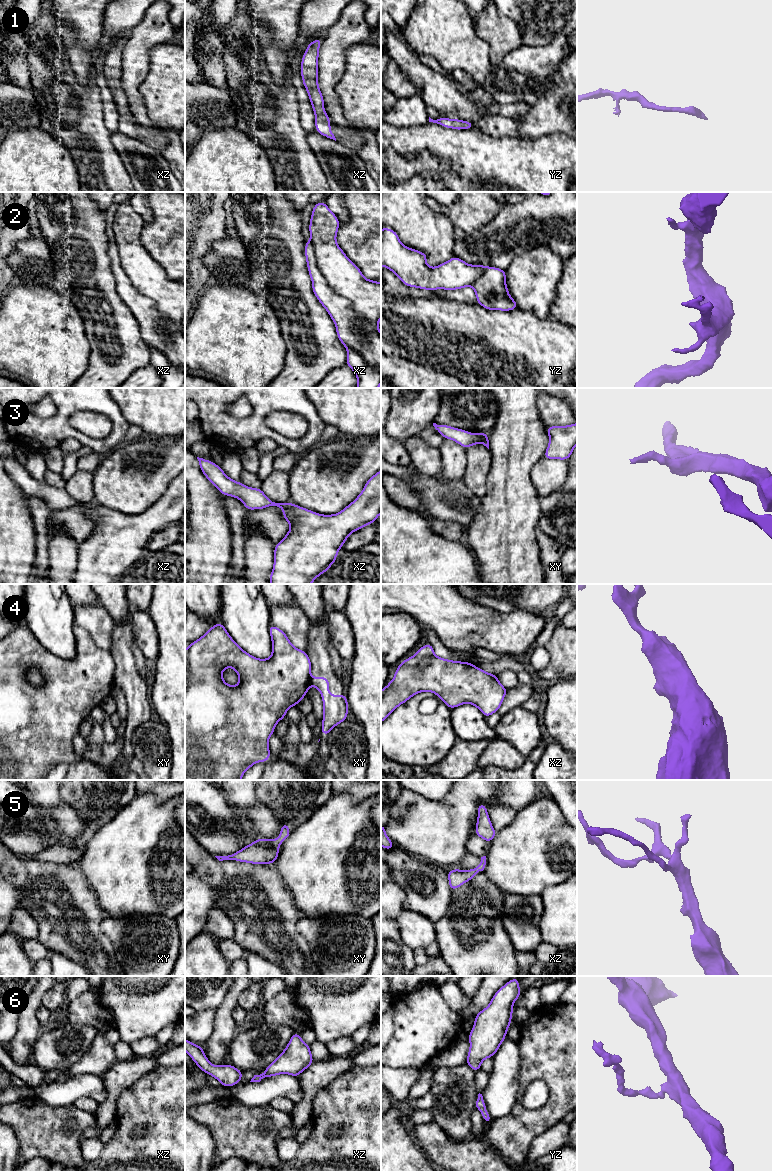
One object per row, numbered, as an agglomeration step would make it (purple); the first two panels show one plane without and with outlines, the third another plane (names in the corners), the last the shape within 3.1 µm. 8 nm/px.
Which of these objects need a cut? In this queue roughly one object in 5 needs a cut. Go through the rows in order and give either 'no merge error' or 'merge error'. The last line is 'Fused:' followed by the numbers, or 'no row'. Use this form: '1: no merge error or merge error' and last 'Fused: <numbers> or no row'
1: no merge error
2: merge error
3: no merge error
4: merge error
5: no merge error
6: no merge error
Fused: 2, 4

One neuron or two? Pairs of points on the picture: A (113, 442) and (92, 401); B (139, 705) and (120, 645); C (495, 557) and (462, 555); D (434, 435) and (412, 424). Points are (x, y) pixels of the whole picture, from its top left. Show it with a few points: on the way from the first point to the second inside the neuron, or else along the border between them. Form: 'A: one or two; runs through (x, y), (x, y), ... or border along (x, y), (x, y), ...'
A: one; runs through (116, 430), (116, 418), (104, 406)
B: one; runs through (135, 690), (134, 685), (126, 676), (124, 660)
C: two; border along (465, 543), (474, 555), (479, 573)
D: two; border along (432, 423), (419, 434)

